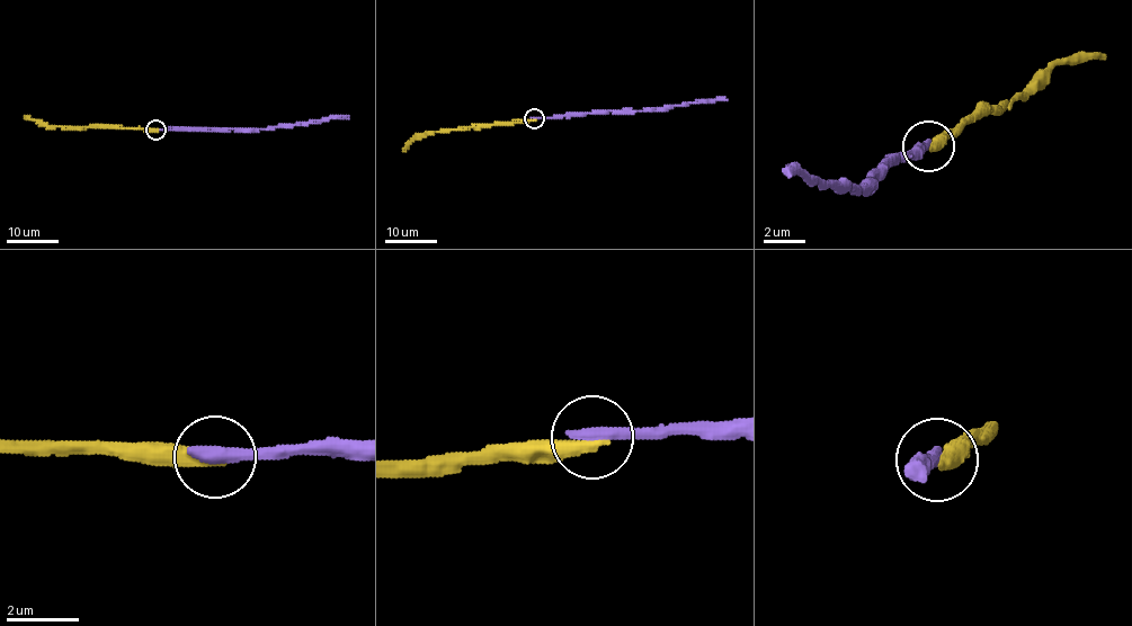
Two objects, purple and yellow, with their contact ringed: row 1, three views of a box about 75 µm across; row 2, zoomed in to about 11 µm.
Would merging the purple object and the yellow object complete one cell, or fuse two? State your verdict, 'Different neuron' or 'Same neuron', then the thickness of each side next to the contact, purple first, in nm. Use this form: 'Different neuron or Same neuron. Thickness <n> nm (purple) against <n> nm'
Same neuron. Thickness 440 nm (purple) against 400 nm

